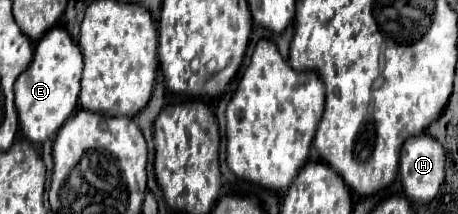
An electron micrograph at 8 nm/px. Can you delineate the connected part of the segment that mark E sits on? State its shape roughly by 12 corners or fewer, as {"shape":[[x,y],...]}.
{"shape":[[62,27],[34,45],[16,109],[30,143],[76,111],[84,57]]}

